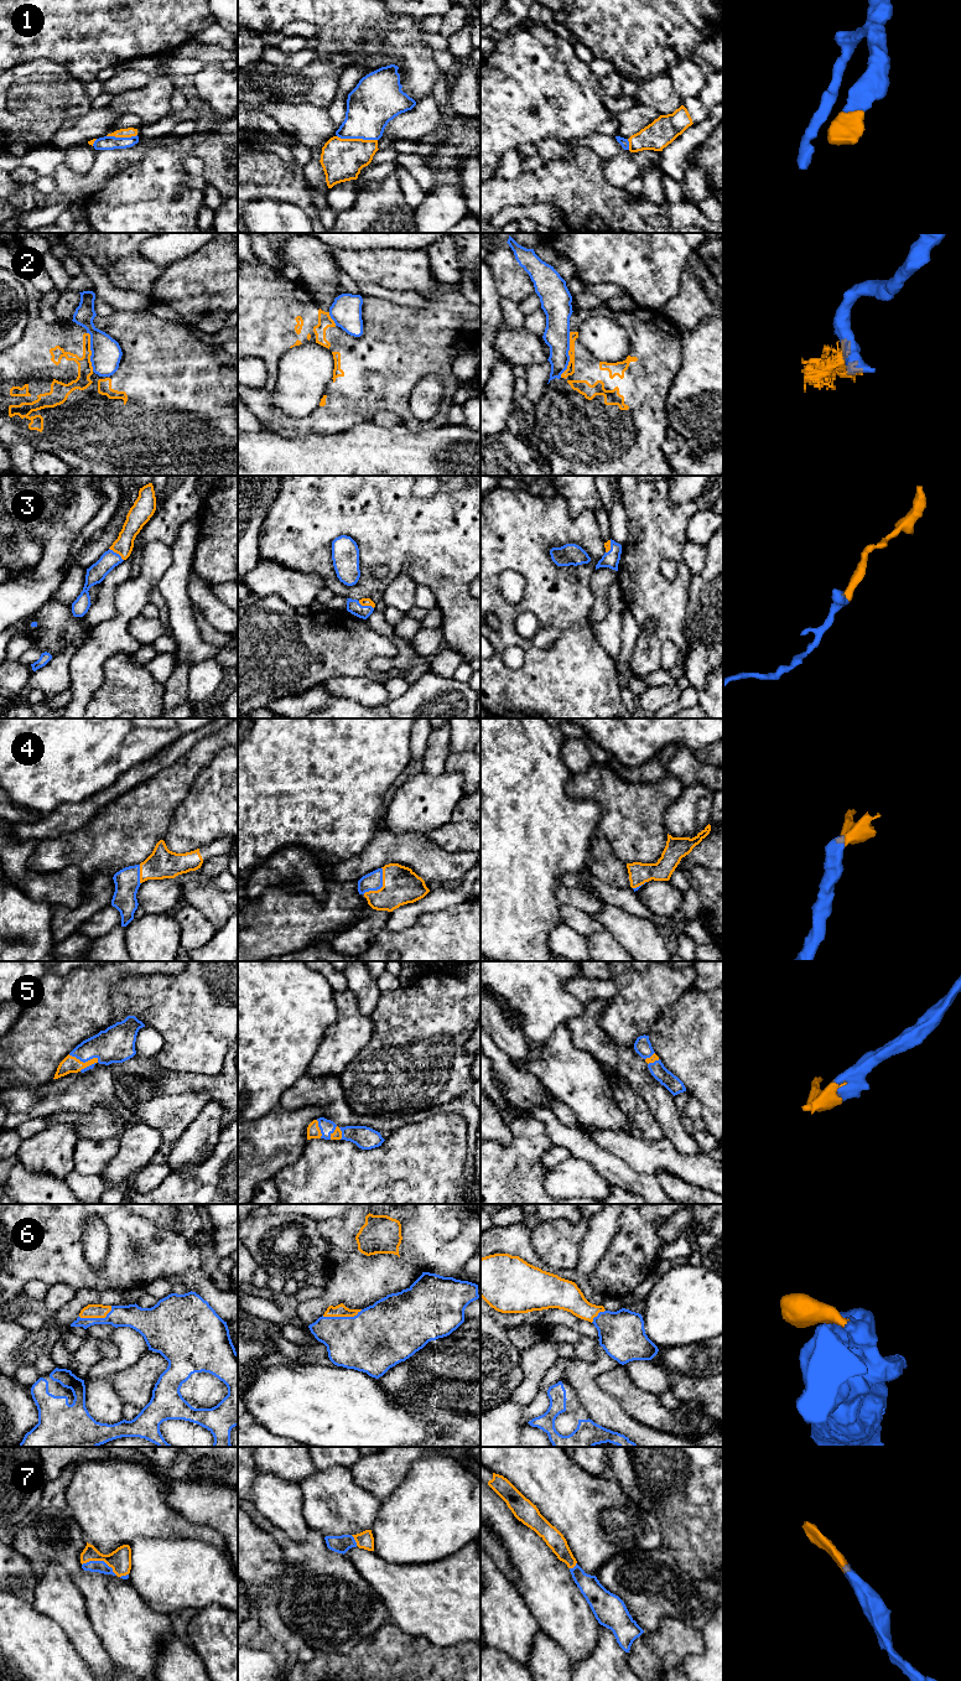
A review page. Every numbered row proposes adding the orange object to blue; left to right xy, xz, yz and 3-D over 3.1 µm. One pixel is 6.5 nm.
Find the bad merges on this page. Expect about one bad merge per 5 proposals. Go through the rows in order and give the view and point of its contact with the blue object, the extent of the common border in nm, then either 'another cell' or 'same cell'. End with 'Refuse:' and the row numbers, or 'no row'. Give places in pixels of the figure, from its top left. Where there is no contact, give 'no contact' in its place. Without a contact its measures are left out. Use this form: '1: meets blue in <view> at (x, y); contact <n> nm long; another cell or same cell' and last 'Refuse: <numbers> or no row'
1: meets blue in xz at (357, 138); contact 260 nm long; same cell
2: meets blue in yz at (567, 354); contact 300 nm long; another cell
3: meets blue in xz at (365, 606); contact 120 nm long; same cell
4: meets blue in xz at (382, 886); contact 220 nm long; same cell
5: meets blue in xy at (84, 1062); contact 200 nm long; same cell
6: meets blue in xz at (342, 1317); contact 260 nm long; same cell
7: meets blue in xy at (100, 1561); contact 240 nm long; same cell
Refuse: 2

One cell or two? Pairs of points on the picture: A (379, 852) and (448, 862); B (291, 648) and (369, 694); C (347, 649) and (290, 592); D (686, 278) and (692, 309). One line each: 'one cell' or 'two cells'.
A: one cell
B: two cells
C: two cells
D: one cell

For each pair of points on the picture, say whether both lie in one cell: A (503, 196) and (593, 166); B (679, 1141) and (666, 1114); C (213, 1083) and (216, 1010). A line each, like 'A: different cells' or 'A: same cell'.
A: same cell
B: same cell
C: different cells

